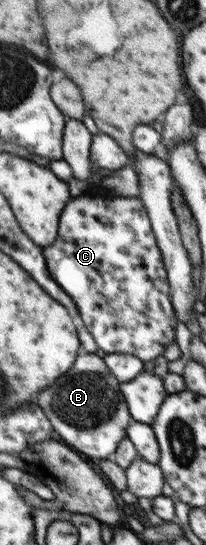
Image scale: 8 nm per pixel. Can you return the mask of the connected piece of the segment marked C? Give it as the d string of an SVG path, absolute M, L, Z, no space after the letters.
M87 193L72 198L59 217L57 239L43 247L48 272L59 287L70 296L78 309L87 332L93 336L98 348L106 353L137 356L147 362L162 356L169 344L176 340L179 321L170 302L168 275L159 251L149 215L139 197L117 197L113 200L97 199Z

